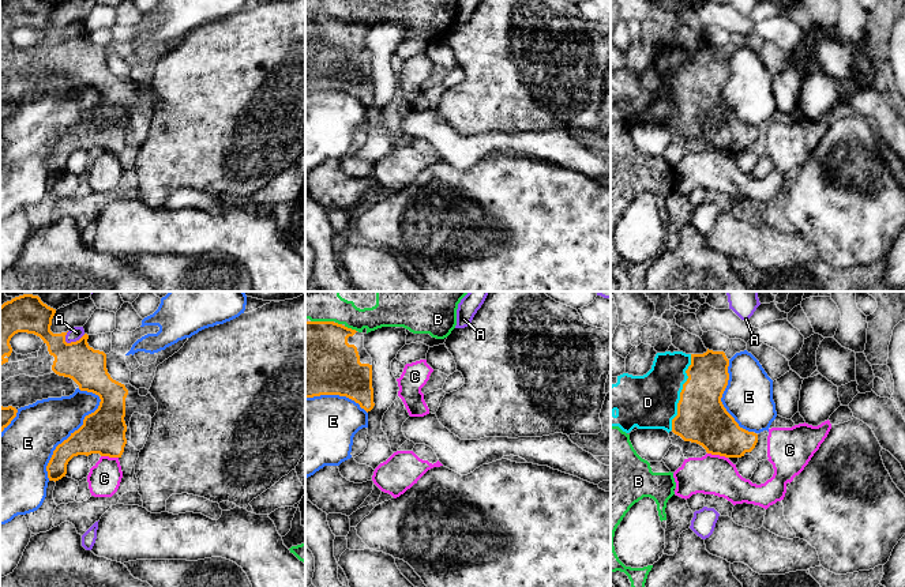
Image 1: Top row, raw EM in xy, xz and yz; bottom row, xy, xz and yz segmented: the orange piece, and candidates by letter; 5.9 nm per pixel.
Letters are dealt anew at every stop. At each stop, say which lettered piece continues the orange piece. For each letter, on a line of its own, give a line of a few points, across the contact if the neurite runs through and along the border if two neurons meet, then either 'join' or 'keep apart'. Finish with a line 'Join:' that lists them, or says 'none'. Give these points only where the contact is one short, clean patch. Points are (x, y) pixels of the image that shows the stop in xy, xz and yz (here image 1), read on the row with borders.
A: keep apart
B: keep apart
C: line yz (708, 452), (727, 458); keep apart
D: join
E: keep apart
Join: D

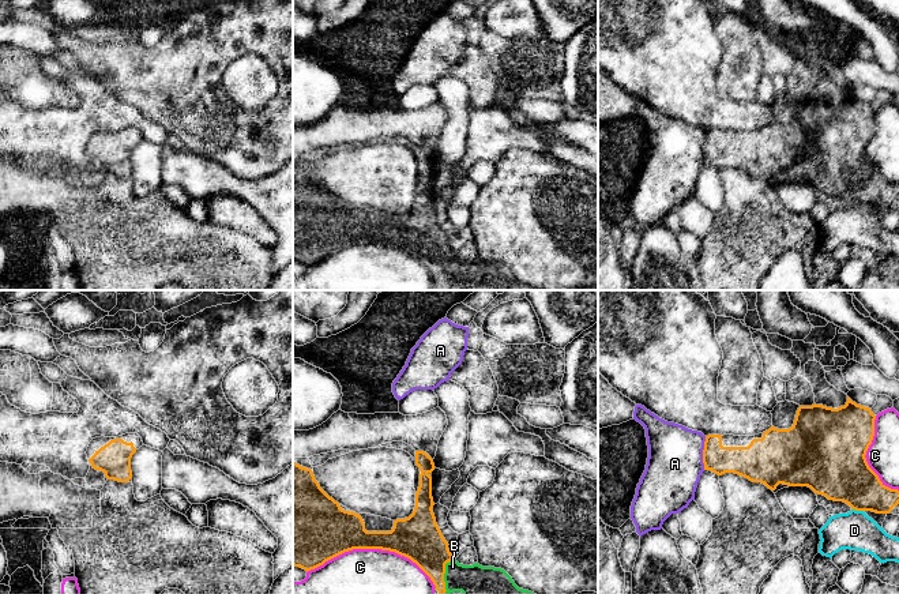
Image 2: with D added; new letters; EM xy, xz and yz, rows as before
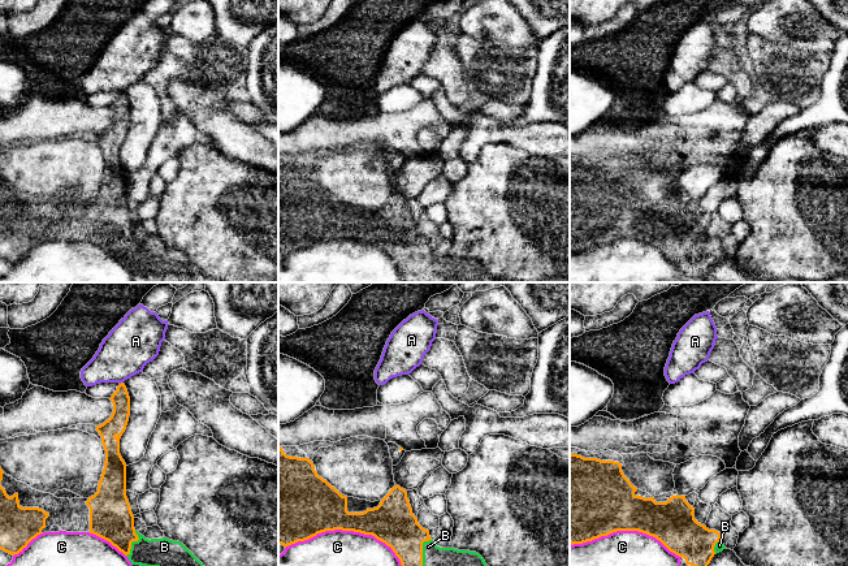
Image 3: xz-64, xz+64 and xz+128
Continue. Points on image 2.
A: line yz (706, 436), (703, 469); keep apart
B: join
C: keep apart
D: line yz (852, 508), (862, 511); keep apart
Join: B

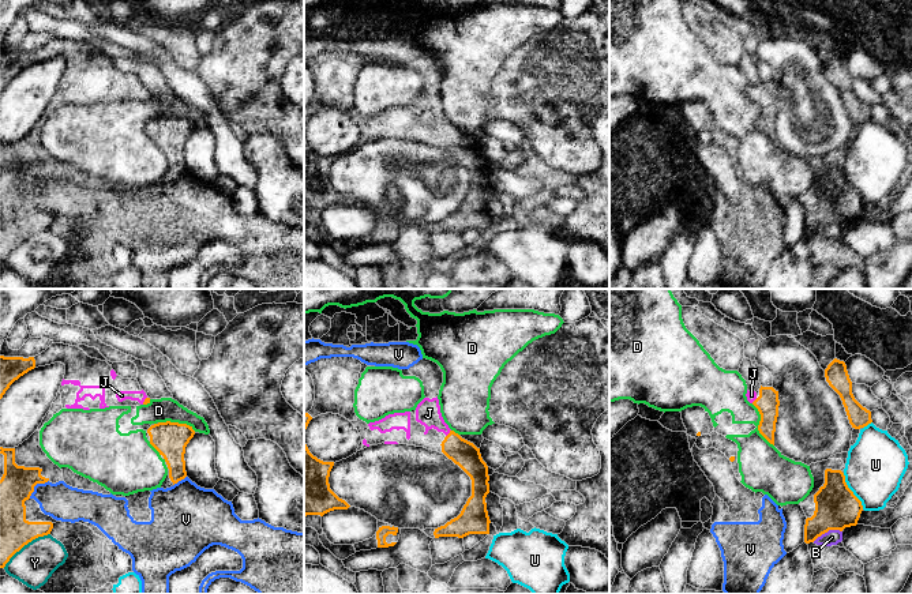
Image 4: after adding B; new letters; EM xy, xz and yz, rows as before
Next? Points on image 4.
B: line yz (841, 530), (828, 530), (813, 541); keep apart
D: keep apart
J: line xz (466, 455), (449, 433), (428, 413); join
U: keep apart
V: keep apart
Y: keep apart
Join: J

